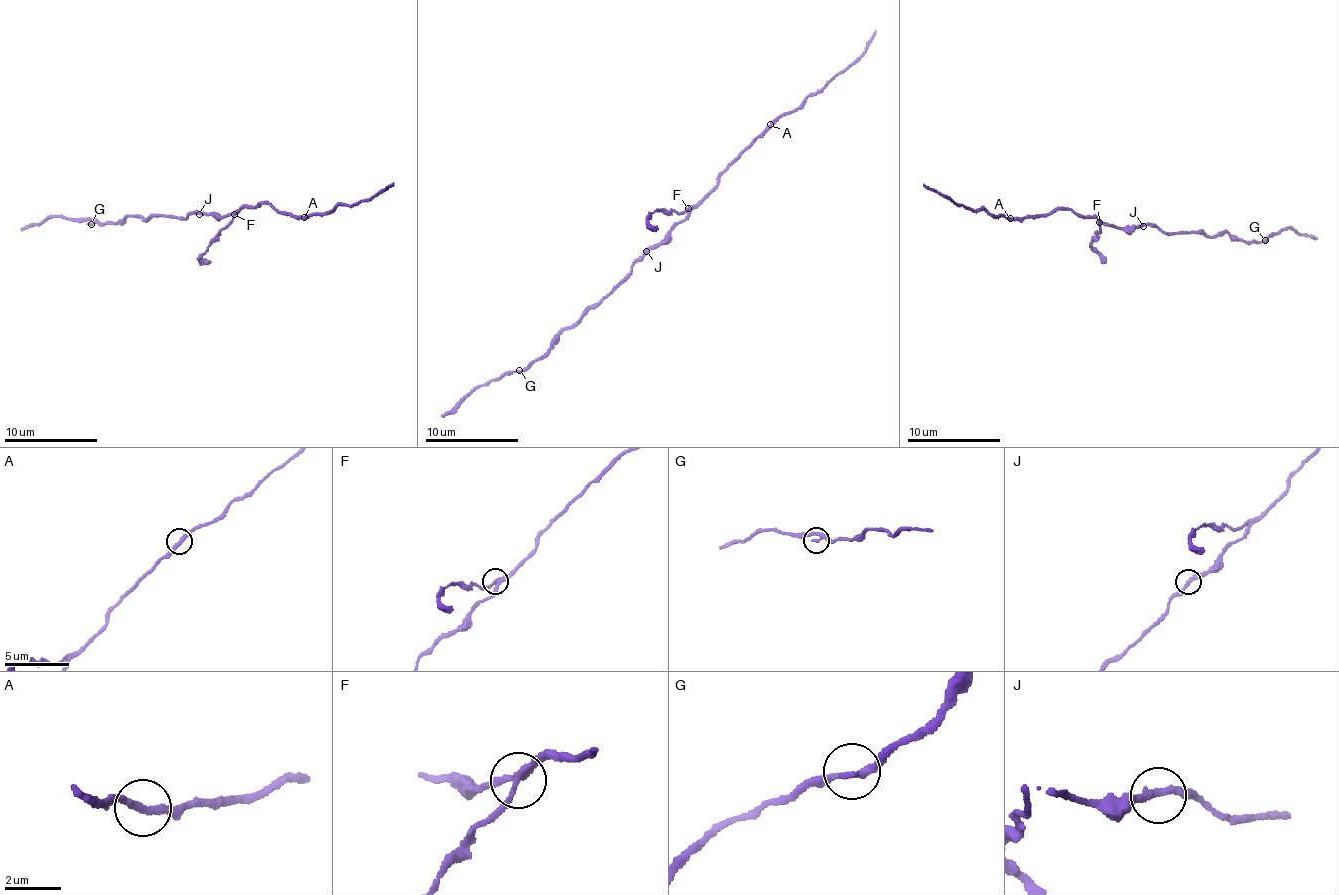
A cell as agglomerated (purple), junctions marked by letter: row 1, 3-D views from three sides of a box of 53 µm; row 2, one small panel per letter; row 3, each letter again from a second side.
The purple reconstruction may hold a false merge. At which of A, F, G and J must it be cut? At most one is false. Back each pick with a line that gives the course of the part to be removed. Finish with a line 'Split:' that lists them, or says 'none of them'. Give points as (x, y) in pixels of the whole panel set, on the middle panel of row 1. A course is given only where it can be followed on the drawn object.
F: Course of the part to remove: (687, 209), (677, 214), (653, 213), (647, 219), (658, 228)
Split: F

